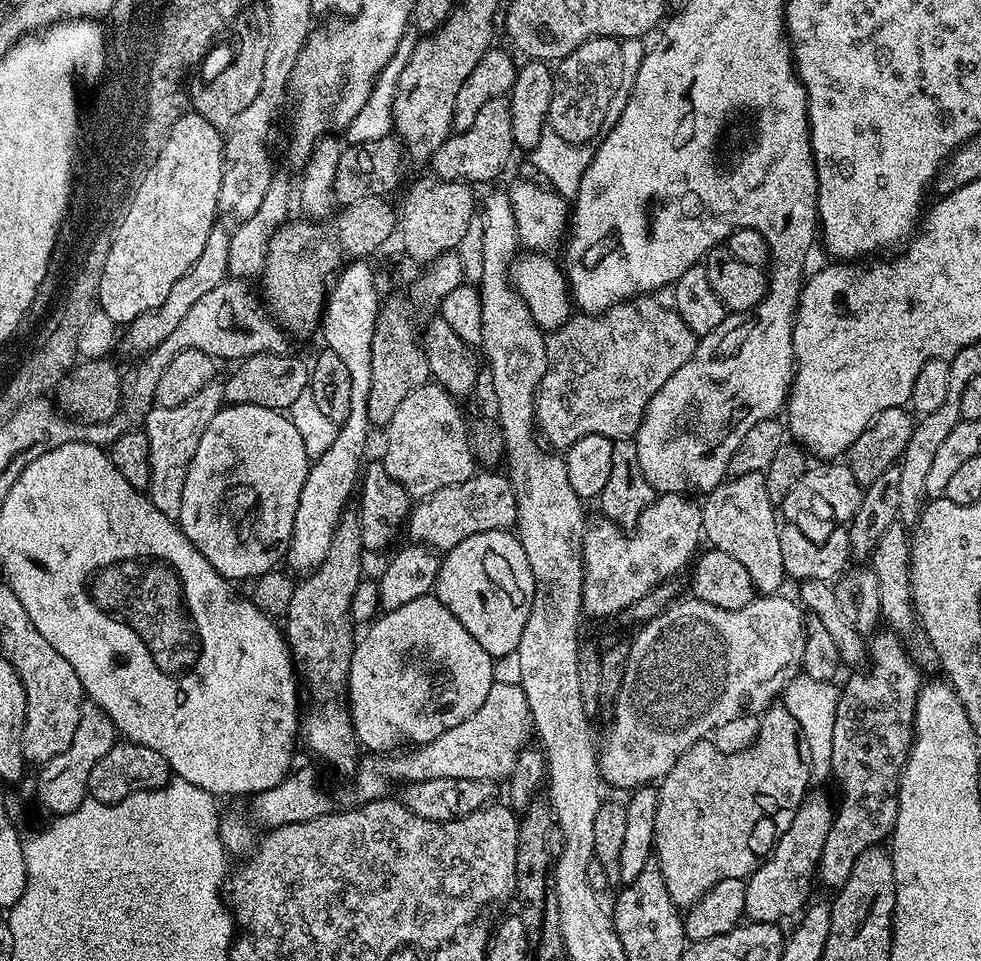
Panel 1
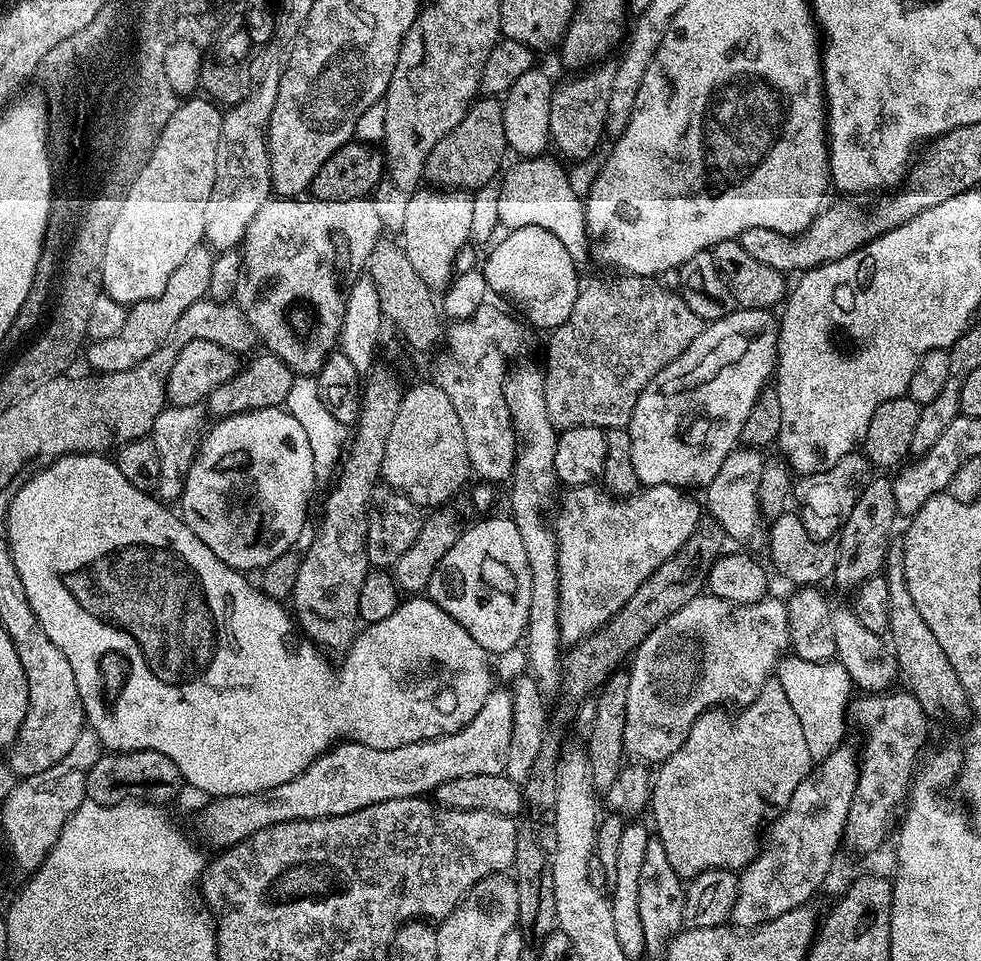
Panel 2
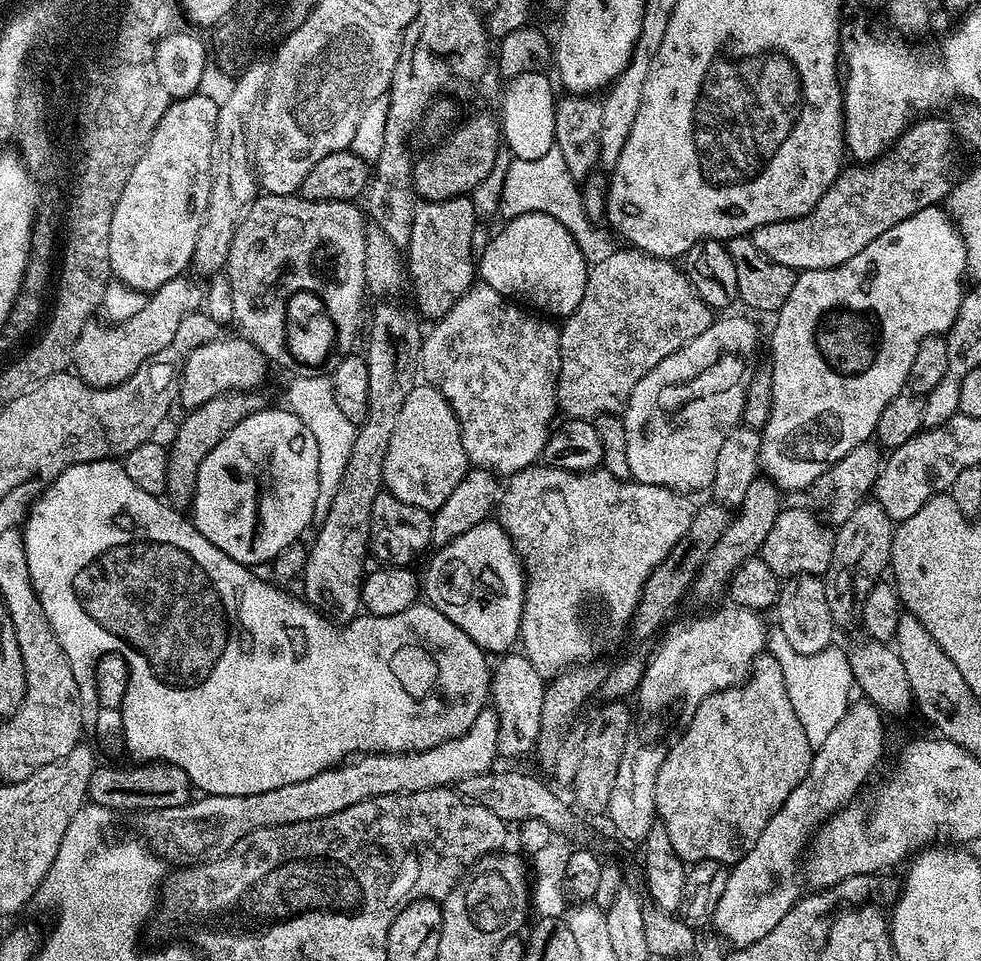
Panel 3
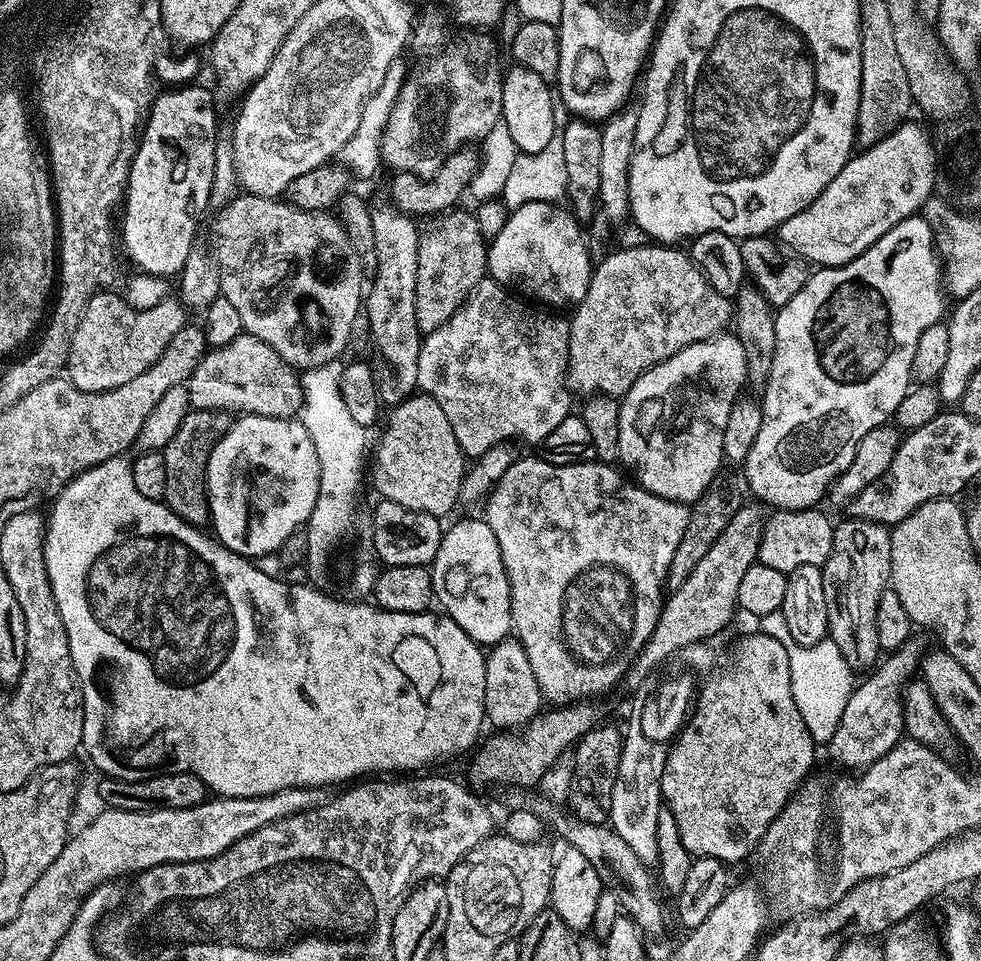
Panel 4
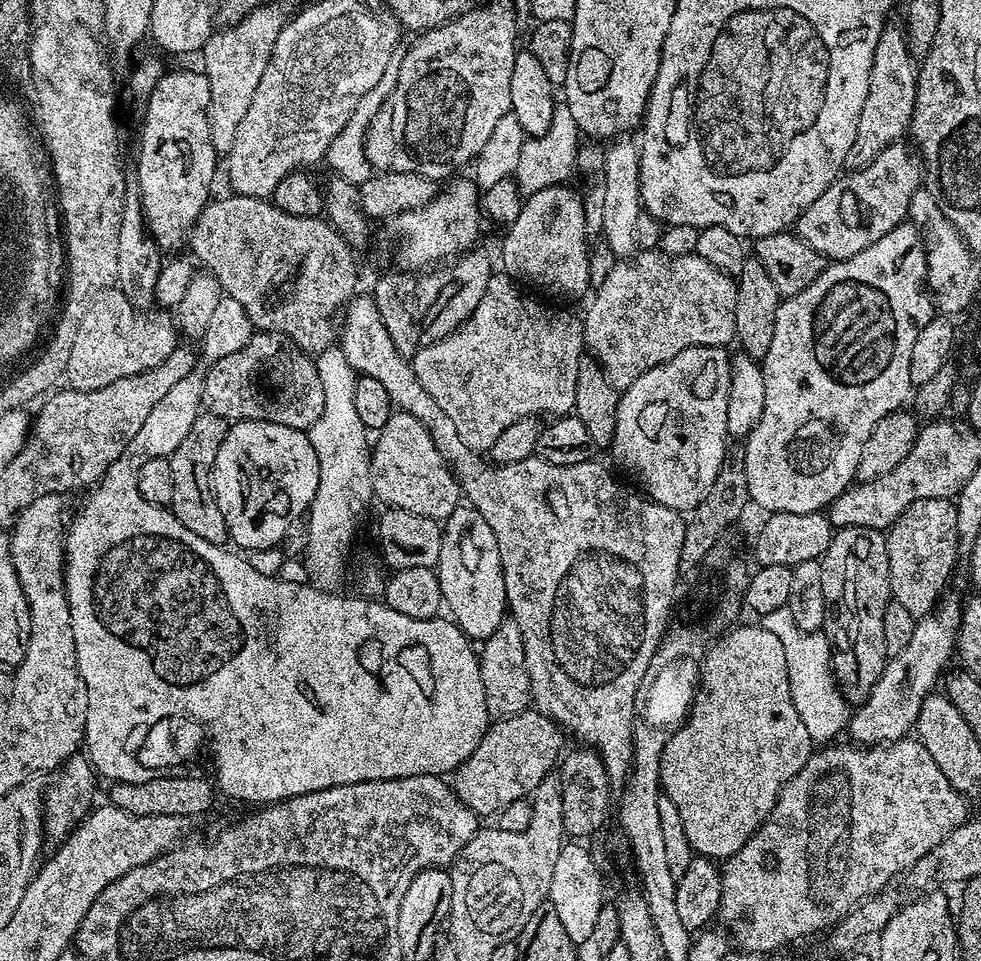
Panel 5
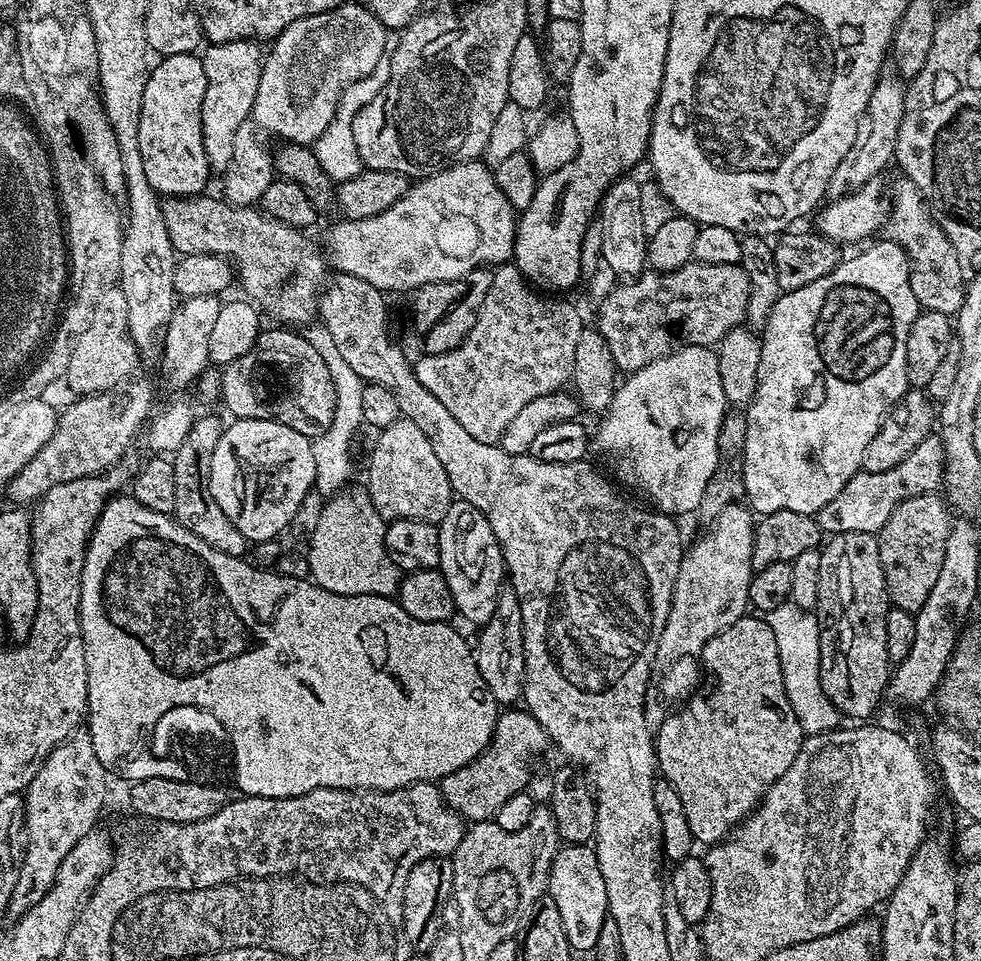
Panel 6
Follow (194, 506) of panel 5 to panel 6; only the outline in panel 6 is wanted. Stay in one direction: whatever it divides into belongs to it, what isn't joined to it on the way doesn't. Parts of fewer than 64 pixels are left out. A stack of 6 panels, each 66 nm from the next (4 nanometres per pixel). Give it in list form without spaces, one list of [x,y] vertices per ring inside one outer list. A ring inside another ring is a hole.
[[[197,415],[192,421],[192,429],[182,438],[182,446],[178,446],[171,457],[174,466],[174,519],[181,524],[190,534],[202,538],[206,546],[218,550],[222,554],[243,557],[244,551],[250,548],[249,540],[244,537],[242,530],[222,514],[222,506],[214,502],[214,498],[208,489],[210,478],[210,462],[214,450],[218,450],[218,442],[222,438],[226,424],[216,416]]]

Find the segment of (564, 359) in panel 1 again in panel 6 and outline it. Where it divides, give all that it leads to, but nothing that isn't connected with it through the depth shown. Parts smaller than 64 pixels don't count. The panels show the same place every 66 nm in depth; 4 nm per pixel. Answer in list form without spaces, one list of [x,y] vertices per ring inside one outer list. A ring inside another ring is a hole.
[[[691,262],[681,266],[673,272],[658,272],[653,270],[645,270],[639,276],[629,279],[627,282],[617,283],[612,293],[606,297],[599,305],[600,321],[598,327],[602,338],[606,338],[606,346],[610,346],[610,354],[614,354],[614,362],[617,369],[621,373],[631,374],[642,370],[642,366],[646,366],[650,362],[654,362],[660,356],[668,356],[675,352],[678,348],[686,346],[694,346],[695,344],[703,344],[705,346],[715,346],[720,343],[730,329],[737,327],[744,320],[744,307],[750,298],[750,278],[746,278],[746,270],[739,264],[702,264],[699,262]]]

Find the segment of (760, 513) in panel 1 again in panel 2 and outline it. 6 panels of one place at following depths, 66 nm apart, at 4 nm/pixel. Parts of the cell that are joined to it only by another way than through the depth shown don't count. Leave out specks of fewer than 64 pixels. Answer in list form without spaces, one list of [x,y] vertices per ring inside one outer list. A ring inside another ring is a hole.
[[[737,446],[728,455],[726,462],[722,462],[722,470],[714,474],[714,478],[706,485],[706,491],[703,493],[707,515],[718,522],[725,537],[729,541],[737,540],[740,543],[737,545],[747,546],[749,549],[756,548],[759,544],[761,547],[766,540],[766,521],[760,514],[758,502],[758,486],[761,485],[762,466],[765,459],[763,451],[747,446]]]

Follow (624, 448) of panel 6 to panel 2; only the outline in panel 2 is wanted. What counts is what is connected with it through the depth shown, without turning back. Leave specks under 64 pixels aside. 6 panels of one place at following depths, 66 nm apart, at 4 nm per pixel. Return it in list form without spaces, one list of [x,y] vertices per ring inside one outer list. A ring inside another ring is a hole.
[[[750,308],[721,320],[711,321],[704,327],[702,334],[698,334],[698,338],[694,338],[694,342],[681,356],[674,358],[674,362],[667,364],[664,371],[658,373],[655,380],[651,380],[640,391],[640,397],[636,400],[636,405],[626,430],[630,434],[630,450],[634,458],[634,470],[638,470],[641,485],[662,486],[665,484],[681,490],[703,489],[714,478],[714,474],[718,474],[718,470],[722,470],[722,462],[726,462],[728,455],[741,443],[740,435],[746,426],[746,418],[750,418],[750,410],[754,410],[754,402],[758,402],[761,392],[769,387],[776,370],[778,320],[775,315],[773,317],[772,315],[771,311],[762,308]]]

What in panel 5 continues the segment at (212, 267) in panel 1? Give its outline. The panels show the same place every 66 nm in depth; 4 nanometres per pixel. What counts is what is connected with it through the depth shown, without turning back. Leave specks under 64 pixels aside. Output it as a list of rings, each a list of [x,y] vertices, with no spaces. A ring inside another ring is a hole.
[[[113,286],[102,290],[93,298],[85,310],[85,316],[78,322],[78,332],[74,337],[73,344],[70,346],[70,358],[66,371],[67,387],[76,388],[79,392],[97,392],[102,390],[102,386],[110,386],[114,382],[118,382],[118,378],[130,378],[130,374],[142,374],[146,370],[150,370],[154,366],[158,366],[162,362],[166,362],[166,358],[170,358],[170,354],[178,347],[178,329],[174,323],[173,317],[164,310],[138,310],[136,305],[131,304],[126,298],[126,294],[121,292],[119,287]]]

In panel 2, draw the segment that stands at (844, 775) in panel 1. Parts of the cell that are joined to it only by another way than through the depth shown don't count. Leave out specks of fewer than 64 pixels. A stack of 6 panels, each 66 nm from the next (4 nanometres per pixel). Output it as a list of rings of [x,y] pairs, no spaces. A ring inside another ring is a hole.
[[[909,690],[896,691],[860,694],[848,705],[851,723],[856,723],[864,735],[864,753],[861,751],[858,756],[860,777],[842,841],[843,847],[852,852],[872,852],[883,846],[896,807],[903,805],[909,795],[918,768],[916,759],[928,740],[930,720],[924,715],[918,698]]]

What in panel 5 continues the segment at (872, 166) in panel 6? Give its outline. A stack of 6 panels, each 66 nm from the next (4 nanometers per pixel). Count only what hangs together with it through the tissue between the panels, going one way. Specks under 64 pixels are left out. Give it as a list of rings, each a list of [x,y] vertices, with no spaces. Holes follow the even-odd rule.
[[[885,26],[881,30],[878,46],[874,46],[870,90],[866,94],[866,103],[862,105],[862,114],[858,114],[858,134],[854,134],[854,146],[850,146],[848,155],[847,167],[852,170],[865,168],[882,154],[882,150],[886,150],[886,146],[897,143],[903,137],[900,135],[909,131],[912,122],[918,68],[908,51],[905,33],[899,27],[892,27]]]

